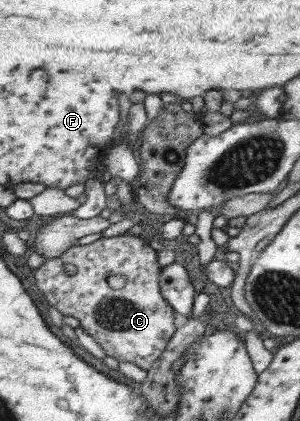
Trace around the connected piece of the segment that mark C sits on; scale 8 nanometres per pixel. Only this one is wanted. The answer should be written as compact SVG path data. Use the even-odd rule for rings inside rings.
M124 233L121 236L99 238L86 245L74 245L58 258L46 259L34 271L35 281L49 305L55 307L64 316L72 316L101 346L105 355L119 361L128 361L148 372L153 368L161 353L169 348L176 335L176 312L164 297L160 285L163 267L158 263L158 251L150 247L149 242L141 236ZM112 275L124 275L125 286L112 289L108 279Z

